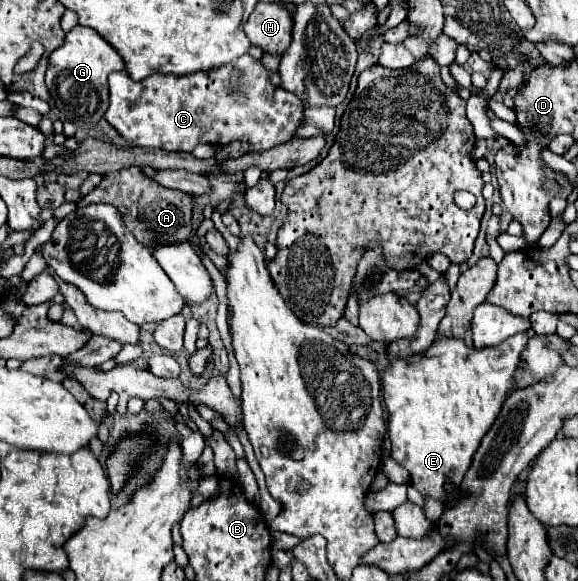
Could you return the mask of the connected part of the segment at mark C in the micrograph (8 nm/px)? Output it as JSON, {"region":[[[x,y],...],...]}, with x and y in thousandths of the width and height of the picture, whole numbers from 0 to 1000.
{"region":[[[420,96],[413,103],[427,103],[427,117],[413,110],[386,114],[386,120],[362,120],[362,127],[327,127],[320,134],[279,134],[268,127],[265,134],[251,134],[244,141],[230,141],[220,124],[196,124],[189,131],[189,186],[182,207],[227,248],[240,255],[275,255],[285,262],[334,262],[334,255],[348,244],[358,248],[396,248],[403,241],[431,244],[434,262],[472,255],[507,238],[528,182],[514,176],[510,162],[490,155],[483,127],[462,124],[452,107]]]}

